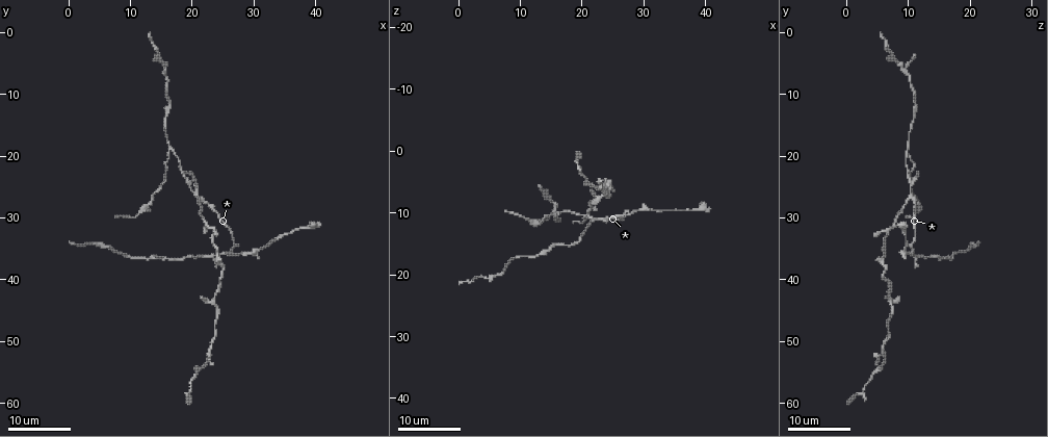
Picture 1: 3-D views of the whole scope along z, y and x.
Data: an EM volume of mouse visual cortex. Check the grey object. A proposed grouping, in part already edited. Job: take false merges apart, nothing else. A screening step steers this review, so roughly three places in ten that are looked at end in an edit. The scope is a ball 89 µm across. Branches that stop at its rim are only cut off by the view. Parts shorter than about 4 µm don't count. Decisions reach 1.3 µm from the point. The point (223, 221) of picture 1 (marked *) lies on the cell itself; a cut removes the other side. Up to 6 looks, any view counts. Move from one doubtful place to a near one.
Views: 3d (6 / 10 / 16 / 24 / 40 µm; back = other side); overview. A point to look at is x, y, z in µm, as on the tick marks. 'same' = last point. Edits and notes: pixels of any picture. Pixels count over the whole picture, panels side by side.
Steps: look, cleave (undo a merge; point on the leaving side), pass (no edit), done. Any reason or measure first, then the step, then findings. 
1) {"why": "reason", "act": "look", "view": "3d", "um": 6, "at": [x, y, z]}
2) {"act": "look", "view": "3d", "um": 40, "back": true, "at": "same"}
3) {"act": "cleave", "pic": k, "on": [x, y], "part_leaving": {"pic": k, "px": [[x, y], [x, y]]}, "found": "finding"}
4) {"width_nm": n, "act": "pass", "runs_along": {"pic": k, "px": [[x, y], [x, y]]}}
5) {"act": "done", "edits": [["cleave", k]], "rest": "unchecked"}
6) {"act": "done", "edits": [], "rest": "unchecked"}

{"act": "look", "view": "3d", "um": 16, "at": [21.0, 27.0, 10.5]}

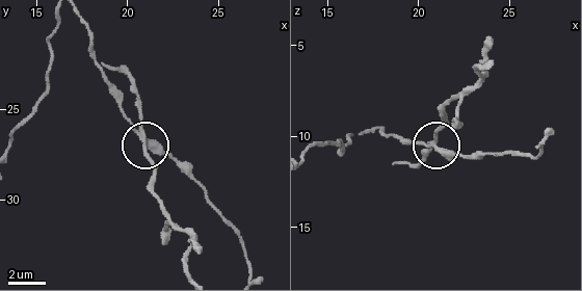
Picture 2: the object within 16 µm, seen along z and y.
{"act": "look", "view": "3d", "um": 10, "at": [20.8, 26.6, 10.3]}

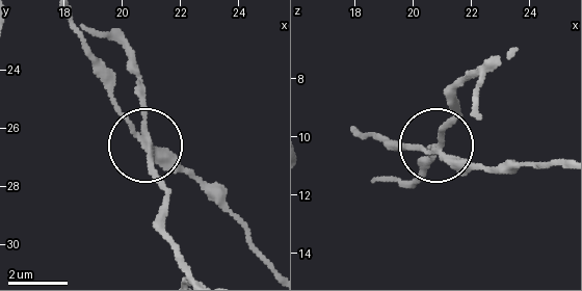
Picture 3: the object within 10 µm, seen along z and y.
{"arms": 4, "act": "cleave", "pic": 3, "on": [146, 96], "found": "a second cell is stuck on"}

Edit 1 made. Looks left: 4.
{"why": "small branch off a trunk", "act": "look", "view": "3d", "um": 16, "at": [30.5, 35.5, 9.0]}

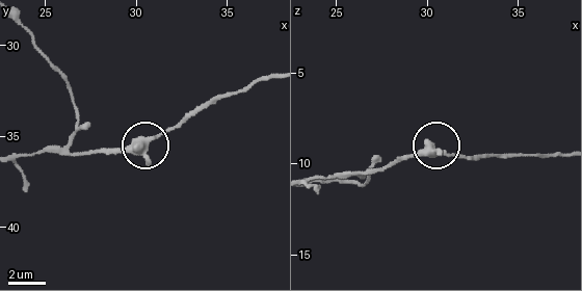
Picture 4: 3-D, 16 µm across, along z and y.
{"act": "look", "view": "3d", "um": 6, "at": "same"}

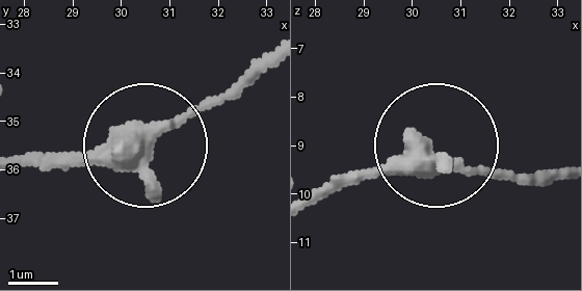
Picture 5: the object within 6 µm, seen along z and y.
{"why": "from behind", "act": "look", "view": "3d", "um": 6, "back": true, "at": "same"}

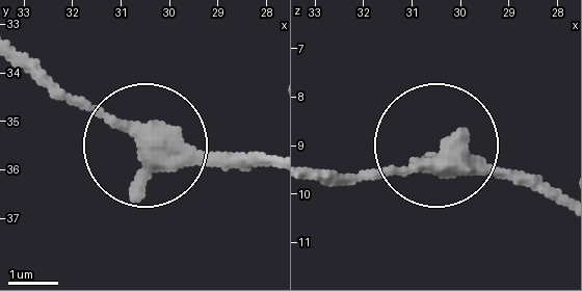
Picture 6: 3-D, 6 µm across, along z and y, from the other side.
{"arms": 3, "act": "pass", "runs_along": {"pic": 6, "px": [[265, 161], [165, 157], [67, 100], [21, 54]]}, "found": "one cell here"}

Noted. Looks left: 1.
{"act": "done", "edits": [["cleave", 3]], "rest": "unchecked"}

